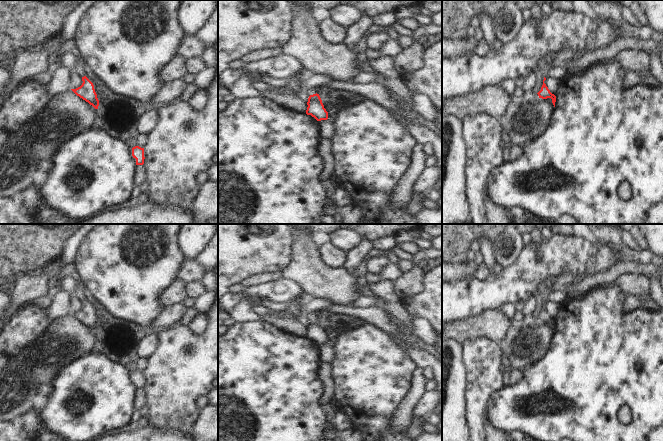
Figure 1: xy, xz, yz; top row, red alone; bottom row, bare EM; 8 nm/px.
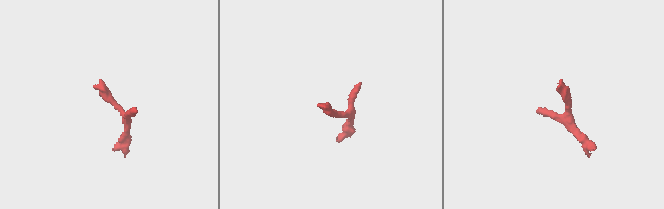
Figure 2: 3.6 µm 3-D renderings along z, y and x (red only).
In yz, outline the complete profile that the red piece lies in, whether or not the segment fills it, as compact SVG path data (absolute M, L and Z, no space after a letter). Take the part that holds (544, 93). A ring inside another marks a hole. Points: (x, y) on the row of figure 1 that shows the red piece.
M544 77L544 80L543 80L543 85L542 85L542 87L541 87L541 90L537 93L538 94L538 96L539 96L539 98L542 98L542 99L547 99L547 98L551 98L552 99L552 103L553 103L553 105L554 105L554 107L555 107L555 102L556 102L556 96L554 95L554 94L552 94L551 92L550 92L550 90L548 89L548 87L546 86L546 84L544 83L544 81L546 80L546 78Z

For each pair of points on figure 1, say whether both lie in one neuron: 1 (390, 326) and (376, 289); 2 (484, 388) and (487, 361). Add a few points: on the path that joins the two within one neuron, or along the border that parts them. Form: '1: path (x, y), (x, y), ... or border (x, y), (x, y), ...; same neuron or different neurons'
1: border (383, 308), (391, 316); different neurons
2: path (484, 381), (485, 368); same neuron

